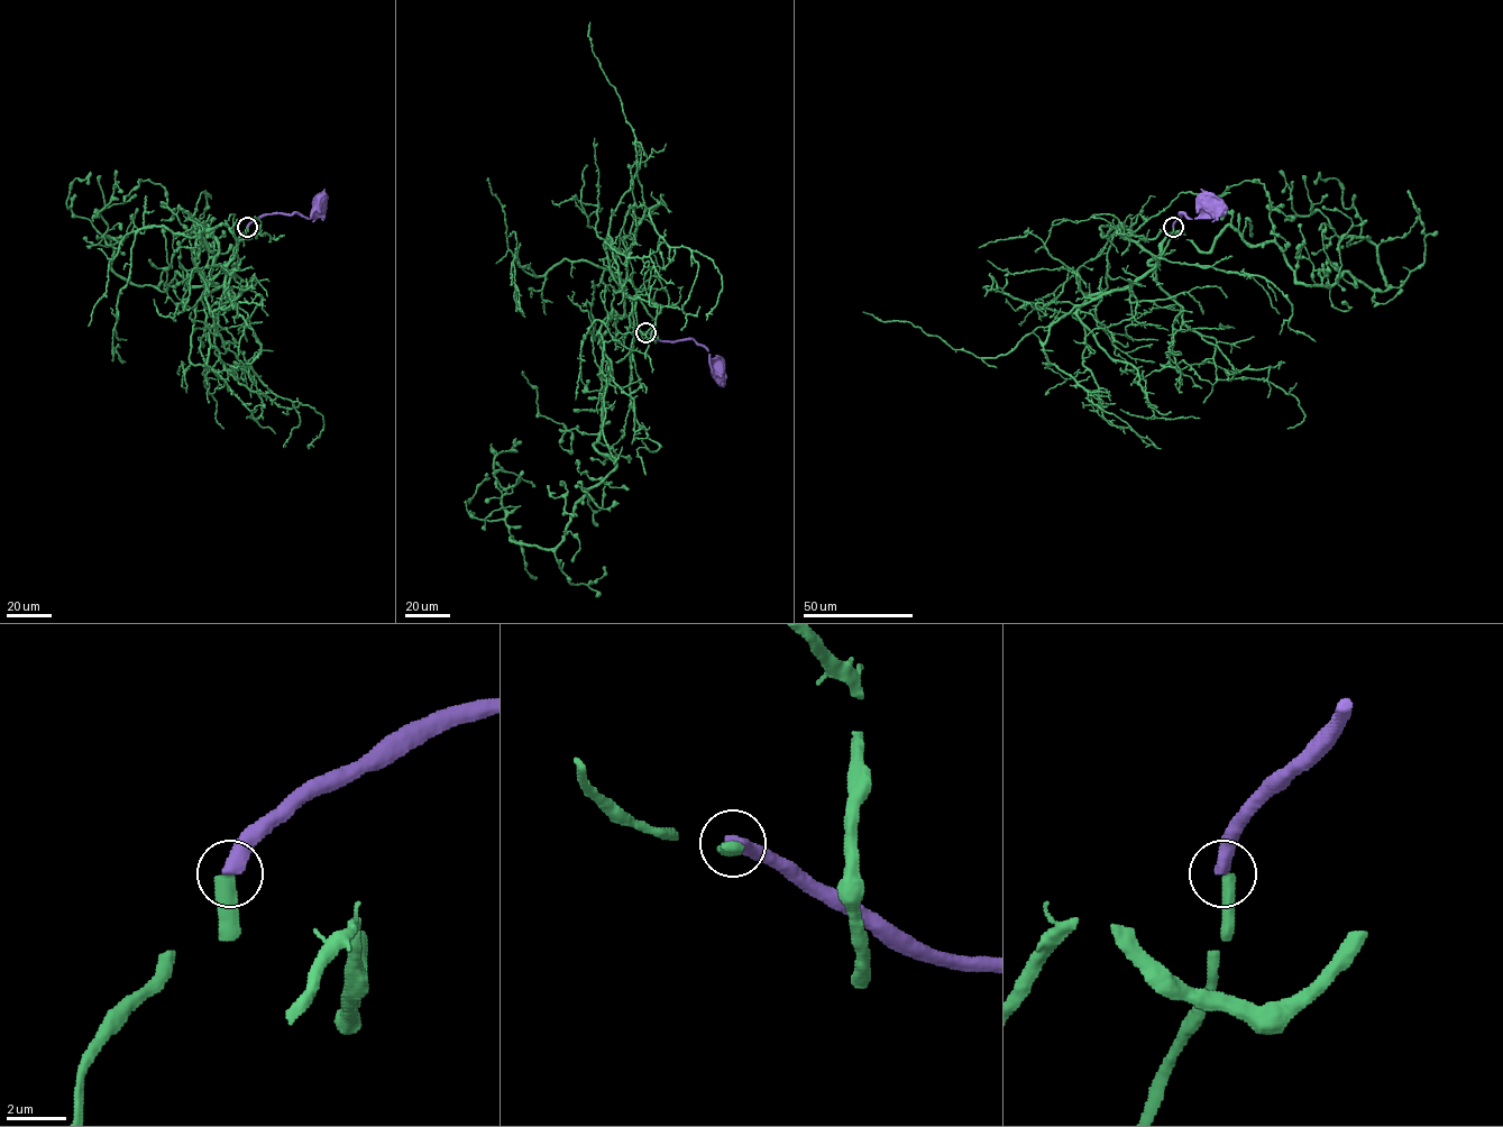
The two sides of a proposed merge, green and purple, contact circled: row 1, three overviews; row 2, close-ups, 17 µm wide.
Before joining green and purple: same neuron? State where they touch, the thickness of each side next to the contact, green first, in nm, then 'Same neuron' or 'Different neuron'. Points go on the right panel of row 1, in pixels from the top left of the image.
Place: (1173, 227). Thickness 480 nm (green) against 480 nm. Different neuron

